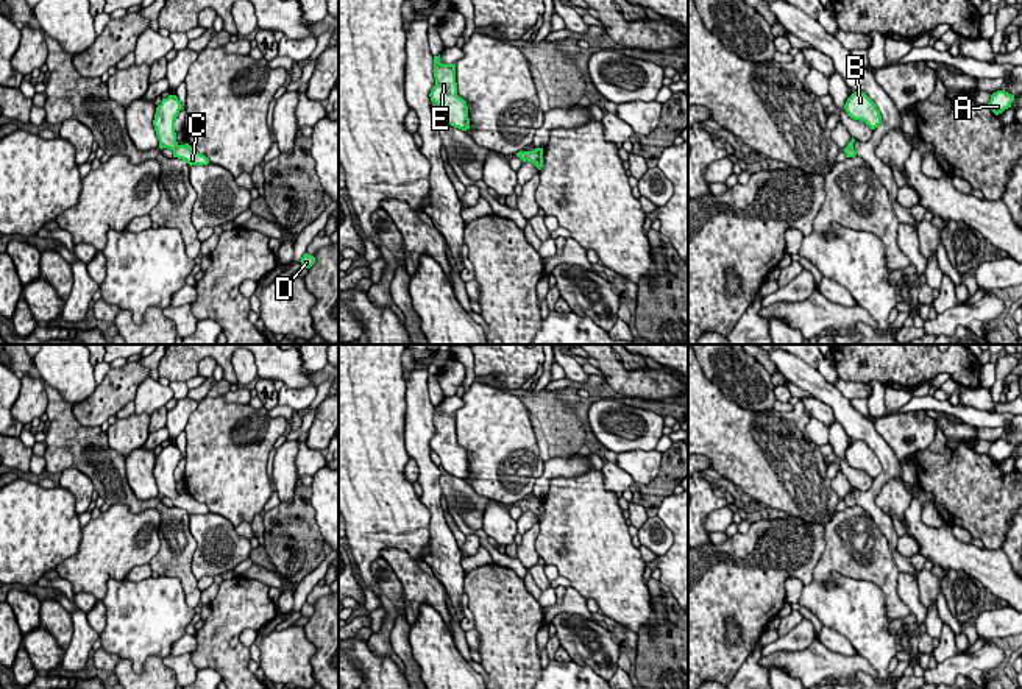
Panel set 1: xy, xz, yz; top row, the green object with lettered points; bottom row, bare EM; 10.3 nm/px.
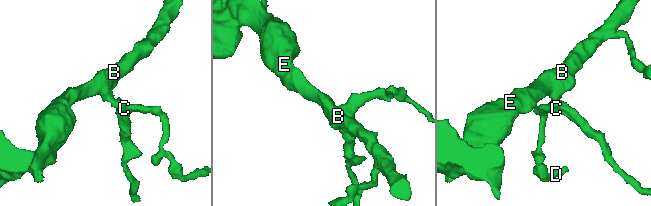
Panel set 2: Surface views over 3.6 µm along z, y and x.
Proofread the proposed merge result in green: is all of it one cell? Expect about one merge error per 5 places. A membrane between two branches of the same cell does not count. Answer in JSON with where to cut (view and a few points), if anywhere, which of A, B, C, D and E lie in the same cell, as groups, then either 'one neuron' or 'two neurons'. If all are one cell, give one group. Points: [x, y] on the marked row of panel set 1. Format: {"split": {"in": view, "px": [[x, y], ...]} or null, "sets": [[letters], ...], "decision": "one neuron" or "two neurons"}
{"split": null, "sets": [["A", "B", "C", "D", "E"]], "decision": "one neuron"}

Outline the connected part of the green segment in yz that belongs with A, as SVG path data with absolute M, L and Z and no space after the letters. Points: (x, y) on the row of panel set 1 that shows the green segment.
M997 90L991 95L988 106L995 115L999 115L1005 109L1011 108L1013 101L1014 101L1014 95L1005 92L1005 90Z

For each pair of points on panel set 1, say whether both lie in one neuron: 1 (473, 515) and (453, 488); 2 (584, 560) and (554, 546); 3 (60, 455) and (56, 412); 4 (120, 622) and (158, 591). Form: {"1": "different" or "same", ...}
{"1": "same", "2": "same", "3": "same", "4": "same"}

